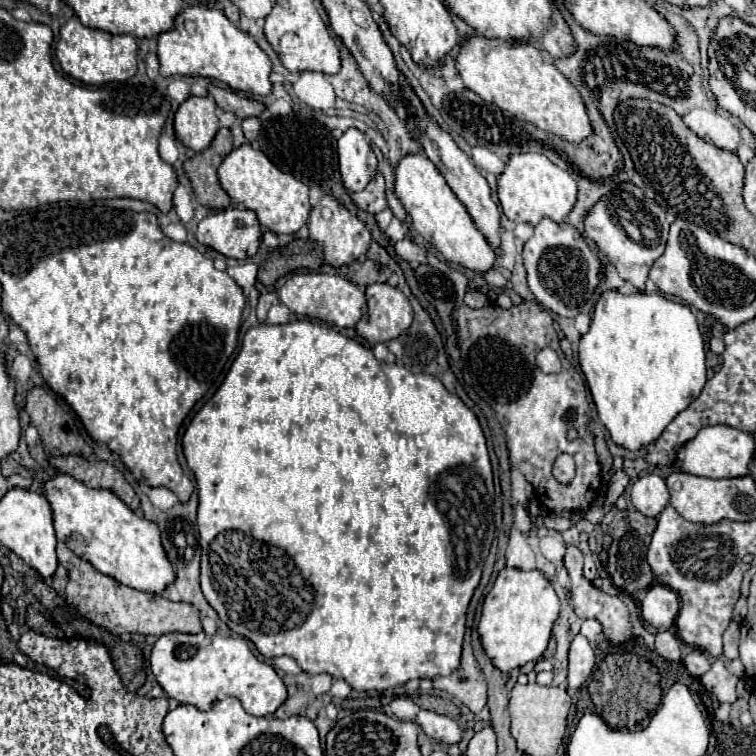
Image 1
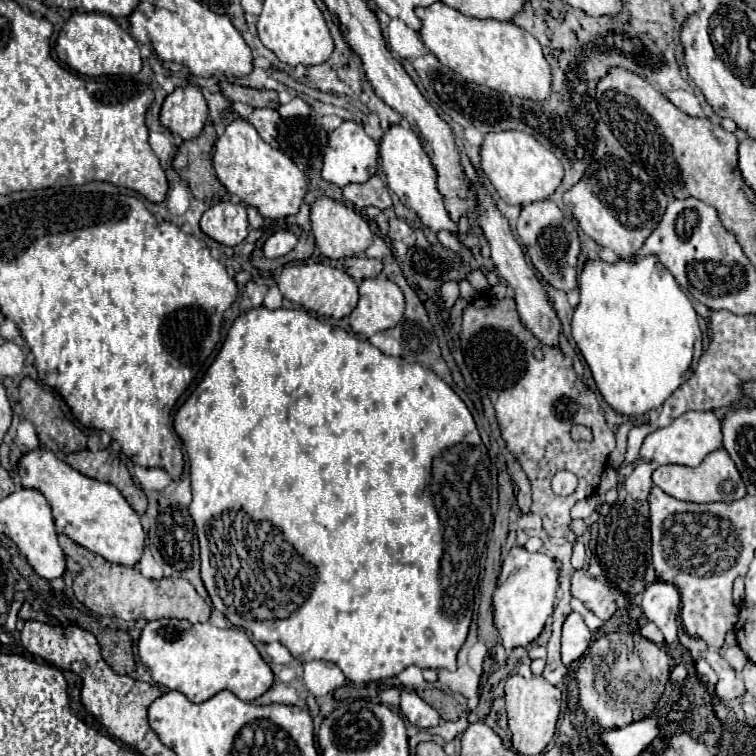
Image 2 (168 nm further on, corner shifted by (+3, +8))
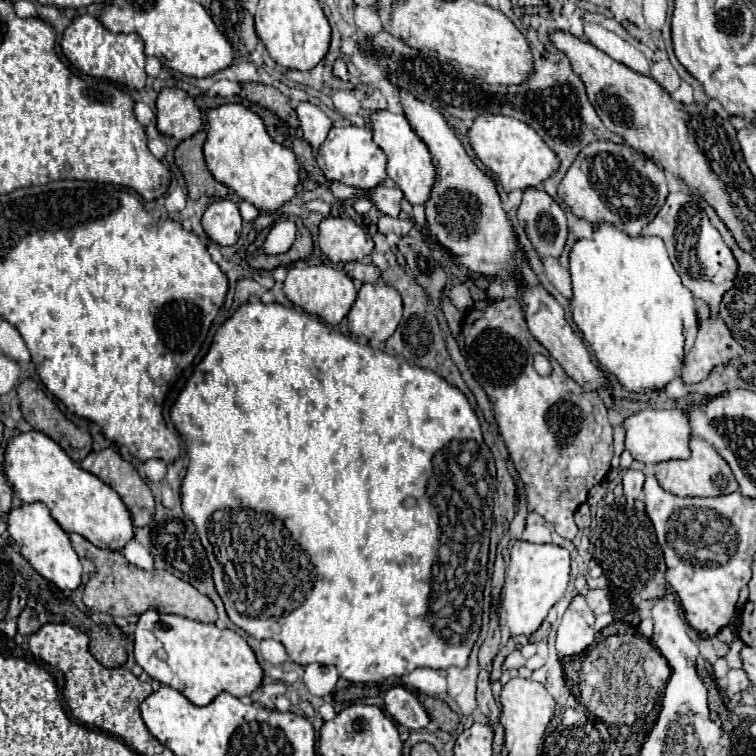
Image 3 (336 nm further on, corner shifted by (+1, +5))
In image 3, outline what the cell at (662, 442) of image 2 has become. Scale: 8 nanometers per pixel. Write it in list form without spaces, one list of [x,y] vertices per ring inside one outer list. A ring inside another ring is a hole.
[[[642,409],[638,413],[628,415],[622,421],[624,429],[626,429],[626,449],[632,453],[632,457],[636,461],[642,463],[660,463],[660,461],[668,461],[668,459],[686,459],[690,457],[690,447],[688,447],[688,439],[690,439],[690,423],[684,415],[684,411],[680,409]]]

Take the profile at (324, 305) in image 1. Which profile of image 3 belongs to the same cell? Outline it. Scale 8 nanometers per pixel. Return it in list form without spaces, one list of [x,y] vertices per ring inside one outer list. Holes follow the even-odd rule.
[[[306,265],[306,267],[292,267],[284,279],[284,287],[282,287],[284,295],[302,311],[316,315],[320,319],[324,319],[330,325],[338,325],[350,311],[354,299],[356,299],[356,287],[352,283],[352,279],[332,267],[326,265]]]

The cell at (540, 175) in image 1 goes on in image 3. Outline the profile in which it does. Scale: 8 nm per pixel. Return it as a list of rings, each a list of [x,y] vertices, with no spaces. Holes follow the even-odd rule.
[[[478,115],[478,119],[474,119],[472,127],[468,129],[468,141],[478,159],[498,177],[506,193],[514,189],[542,187],[542,181],[558,171],[560,165],[556,153],[528,123],[508,115]]]

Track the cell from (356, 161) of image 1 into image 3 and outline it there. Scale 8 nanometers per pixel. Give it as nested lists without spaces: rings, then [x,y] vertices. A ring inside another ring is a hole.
[[[332,127],[328,139],[322,143],[316,155],[316,161],[326,179],[334,179],[356,189],[374,189],[386,179],[386,153],[372,141],[370,127]]]

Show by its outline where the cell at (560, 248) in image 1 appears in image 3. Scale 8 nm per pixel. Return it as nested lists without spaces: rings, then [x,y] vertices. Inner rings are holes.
[[[526,187],[522,191],[518,221],[540,257],[558,257],[562,253],[568,235],[566,215],[544,189]]]

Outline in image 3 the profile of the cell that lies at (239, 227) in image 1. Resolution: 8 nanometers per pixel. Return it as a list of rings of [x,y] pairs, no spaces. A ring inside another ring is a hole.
[[[230,199],[210,203],[210,207],[202,215],[202,227],[218,245],[234,245],[242,229],[238,205]]]

